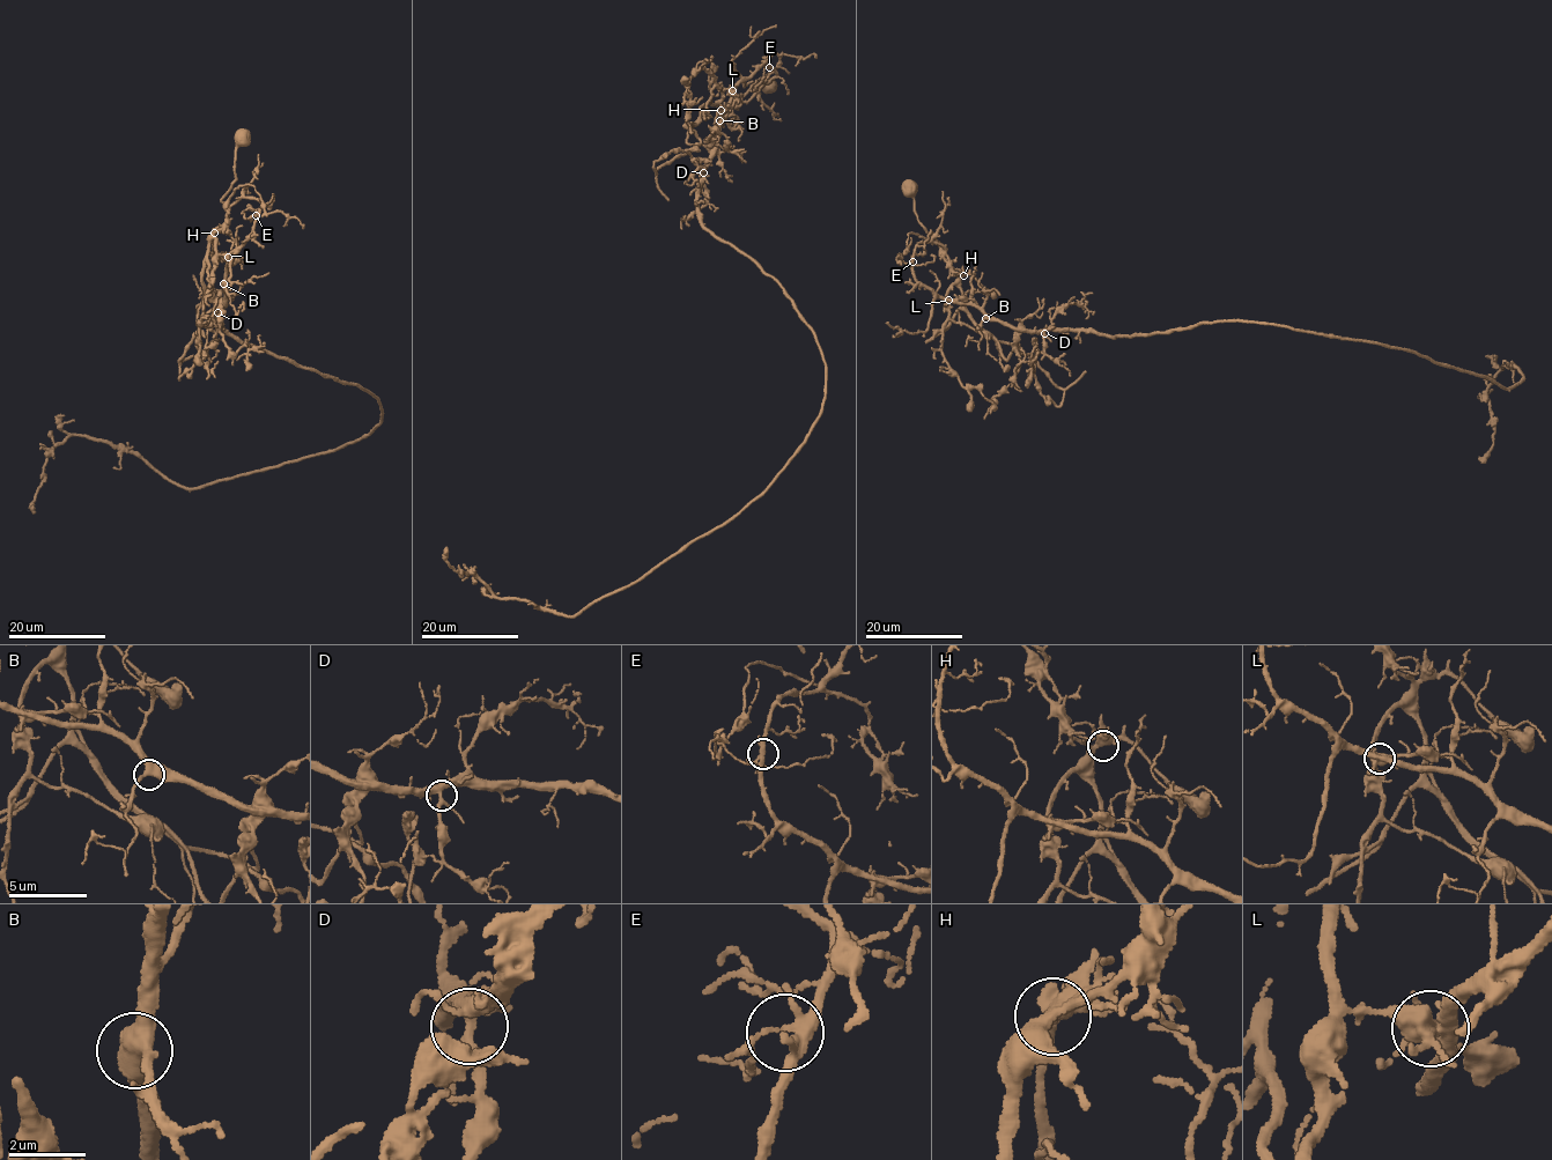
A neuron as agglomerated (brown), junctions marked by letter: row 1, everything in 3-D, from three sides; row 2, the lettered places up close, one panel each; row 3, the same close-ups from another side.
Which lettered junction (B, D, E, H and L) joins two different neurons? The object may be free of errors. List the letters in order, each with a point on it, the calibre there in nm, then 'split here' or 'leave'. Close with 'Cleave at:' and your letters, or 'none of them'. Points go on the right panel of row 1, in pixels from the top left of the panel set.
B: place (985, 318); calibre 460 nm; leave
D: place (1044, 333); calibre 400 nm; leave
E: place (913, 261); calibre 240 nm; leave
H: place (963, 275); calibre 400 nm; leave
L: place (948, 300); calibre 500 nm; split here
Cleave at: L

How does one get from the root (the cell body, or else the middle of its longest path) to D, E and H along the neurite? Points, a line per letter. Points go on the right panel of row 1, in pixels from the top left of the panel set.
D: (909, 189), (918, 222), (946, 249), (944, 260), (958, 276), (945, 300), (974, 304), (1015, 327), (1044, 333)
E: (909, 189), (918, 222), (946, 249), (935, 242), (923, 241), (916, 246), (913, 261)
H: (909, 189), (918, 222), (946, 249), (948, 263), (963, 275)

